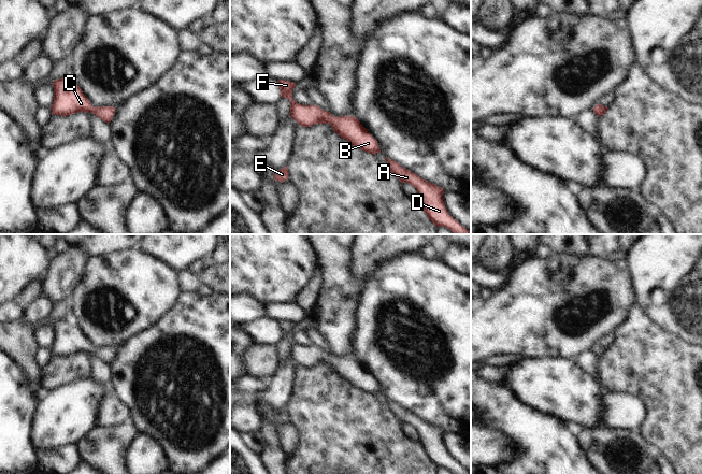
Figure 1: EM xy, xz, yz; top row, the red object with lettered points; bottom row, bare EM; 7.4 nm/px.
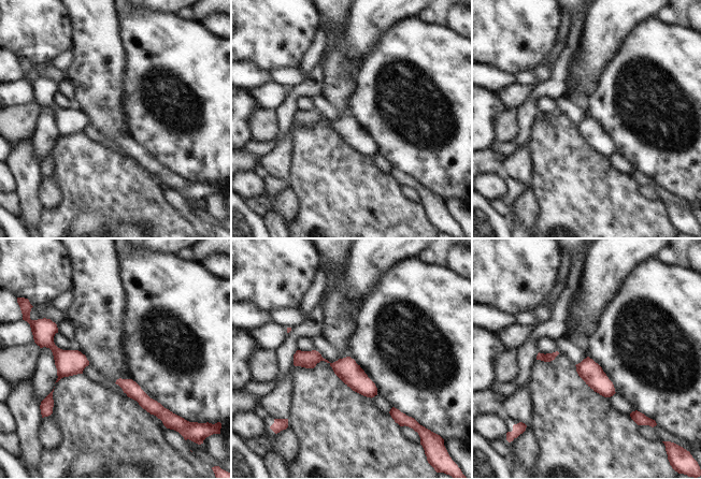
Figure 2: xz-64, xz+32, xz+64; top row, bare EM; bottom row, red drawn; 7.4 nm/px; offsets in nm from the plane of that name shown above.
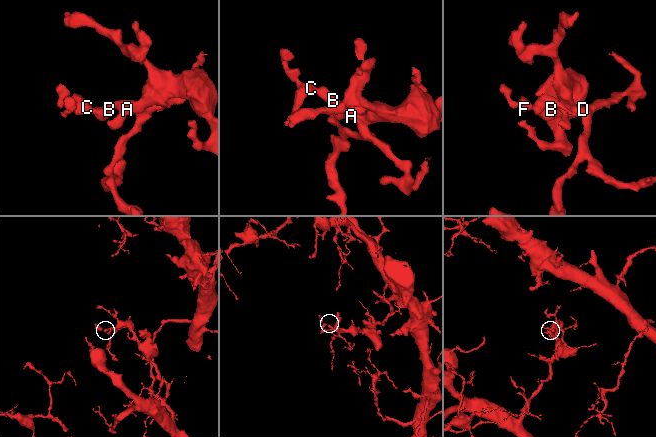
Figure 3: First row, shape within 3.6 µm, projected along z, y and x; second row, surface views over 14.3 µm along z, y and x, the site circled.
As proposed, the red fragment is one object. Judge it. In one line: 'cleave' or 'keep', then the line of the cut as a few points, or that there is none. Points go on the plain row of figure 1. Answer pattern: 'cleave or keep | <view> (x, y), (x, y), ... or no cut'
keep | no cut

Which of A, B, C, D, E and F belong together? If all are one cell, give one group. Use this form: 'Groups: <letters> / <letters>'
Groups: A B C D E F

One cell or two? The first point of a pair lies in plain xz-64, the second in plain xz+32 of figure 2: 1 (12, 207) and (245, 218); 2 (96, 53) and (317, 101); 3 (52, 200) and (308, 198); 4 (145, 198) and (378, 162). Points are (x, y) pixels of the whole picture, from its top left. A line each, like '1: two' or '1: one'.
1: two
2: two
3: two
4: two

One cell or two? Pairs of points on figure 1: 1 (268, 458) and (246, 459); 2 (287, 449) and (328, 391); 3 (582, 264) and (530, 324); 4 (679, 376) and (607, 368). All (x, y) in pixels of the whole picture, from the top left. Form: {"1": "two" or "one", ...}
{"1": "two", "2": "two", "3": "one", "4": "one"}

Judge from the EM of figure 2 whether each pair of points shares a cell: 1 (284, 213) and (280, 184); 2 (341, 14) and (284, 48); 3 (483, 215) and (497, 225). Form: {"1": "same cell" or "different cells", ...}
{"1": "different cells", "2": "different cells", "3": "same cell"}

